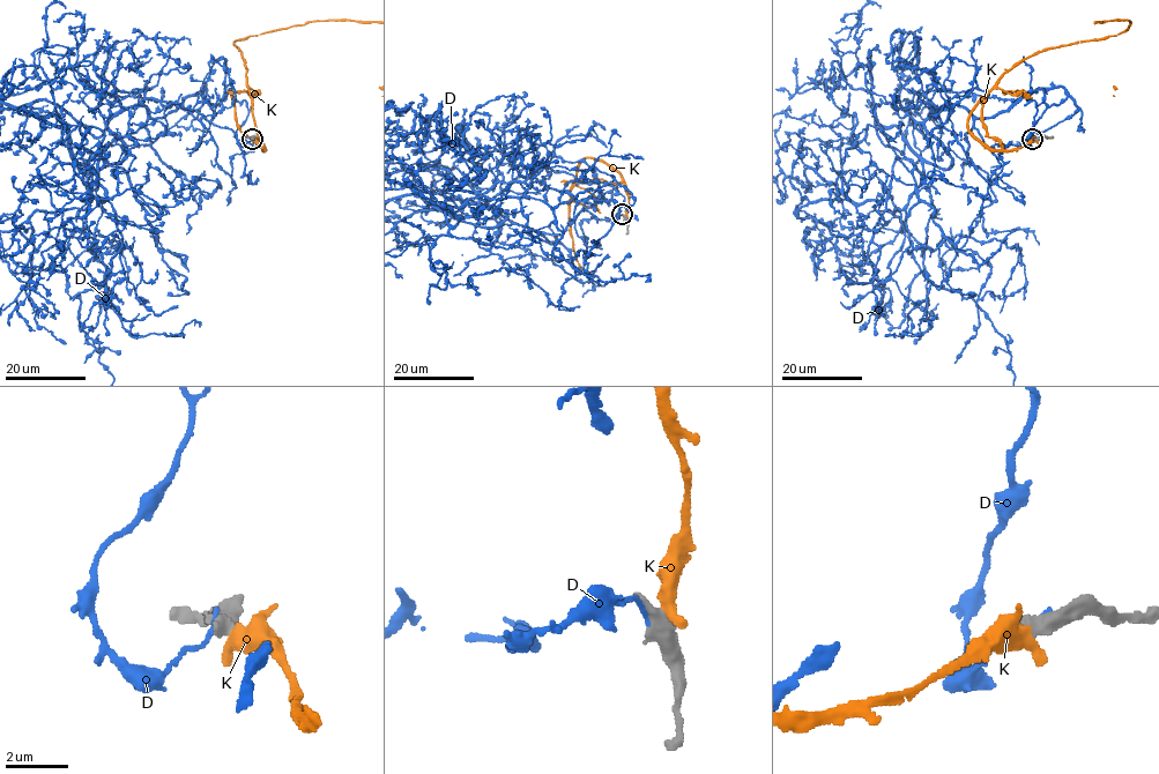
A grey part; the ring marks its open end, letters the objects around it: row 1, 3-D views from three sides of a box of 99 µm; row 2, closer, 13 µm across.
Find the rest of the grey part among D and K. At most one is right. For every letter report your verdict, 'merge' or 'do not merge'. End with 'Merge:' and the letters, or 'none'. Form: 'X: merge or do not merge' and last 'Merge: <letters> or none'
D: do not merge
K: do not merge
Merge: none

